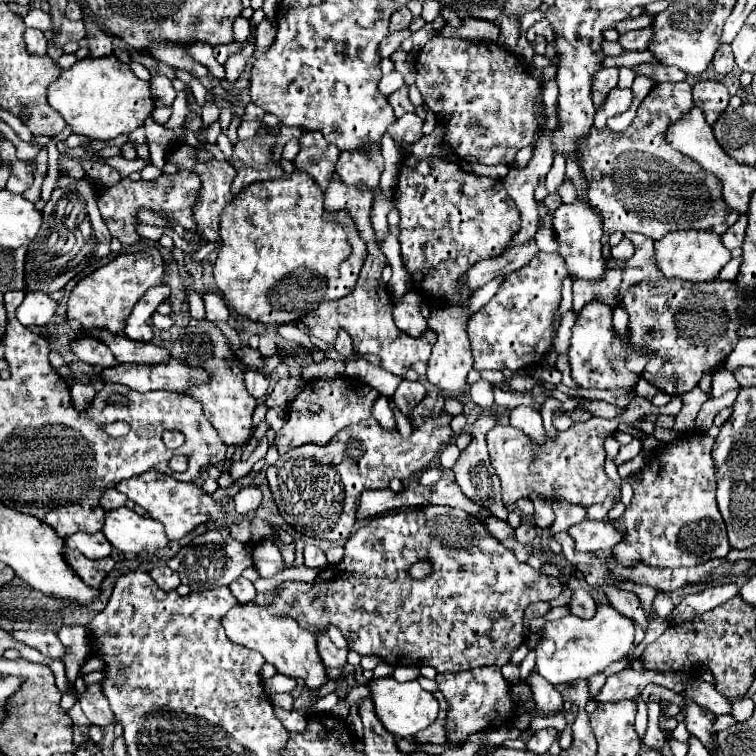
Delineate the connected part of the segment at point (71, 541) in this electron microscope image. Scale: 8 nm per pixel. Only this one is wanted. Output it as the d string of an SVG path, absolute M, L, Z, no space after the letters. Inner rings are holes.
M99 531L99 533L73 533L73 535L67 535L63 537L63 541L67 543L69 549L77 549L81 551L87 559L103 559L103 557L109 557L113 547L111 543L107 543L107 537Z

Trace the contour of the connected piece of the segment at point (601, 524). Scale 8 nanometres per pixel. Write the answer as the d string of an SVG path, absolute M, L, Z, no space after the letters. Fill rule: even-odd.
M587 521L573 525L567 529L567 533L575 541L575 551L597 551L605 549L607 553L615 543L619 543L619 531L613 529L613 523L605 521Z

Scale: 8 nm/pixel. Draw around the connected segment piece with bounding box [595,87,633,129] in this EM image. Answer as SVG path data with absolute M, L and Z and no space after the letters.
M611 89L611 95L607 95L607 103L603 105L603 111L595 113L595 127L605 129L605 121L609 117L615 117L623 111L627 111L633 103L633 91L631 89Z

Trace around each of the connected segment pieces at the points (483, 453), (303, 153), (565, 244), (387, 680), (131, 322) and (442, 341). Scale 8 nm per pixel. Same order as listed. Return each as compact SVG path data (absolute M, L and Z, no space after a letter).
M497 409L493 411L485 411L481 413L475 421L473 421L473 429L471 429L471 443L461 451L453 473L455 473L455 481L459 483L459 487L463 489L463 493L473 499L475 503L481 503L483 507L487 507L489 511L493 511L499 519L507 519L507 509L501 501L501 487L499 487L499 479L495 479L495 473L491 471L491 463L489 463L489 453L487 453L487 445L485 445L485 435L495 427L499 415Z
M319 131L305 133L299 139L299 145L301 149L293 159L295 169L309 173L315 179L315 183L325 191L341 151L335 145L331 145Z
M579 197L569 205L561 203L553 213L553 231L559 243L559 255L563 255L571 275L581 277L581 279L601 279L603 277L605 273L605 259L601 255L603 225L601 225L601 215L589 203L581 201Z
M379 677L369 681L369 691L375 705L375 715L379 717L383 727L395 737L413 737L437 719L437 711L439 711L437 699L429 691L421 689L417 681L397 683L393 677Z
M161 283L157 287L151 287L143 299L133 307L131 315L127 317L124 329L125 335L135 341L151 341L153 337L153 327L151 327L151 315L157 311L157 307L169 297L171 287L167 283Z
M497 277L497 279L491 279L487 285L483 285L481 289L477 289L469 301L469 305L465 307L455 307L455 305L435 305L435 307L427 307L423 305L421 313L423 317L427 319L429 327L437 333L437 343L433 347L433 353L431 353L431 359L427 363L427 381L437 387L439 391L443 391L447 397L453 397L453 399L463 399L467 397L465 391L467 391L467 373L471 371L473 367L473 359L471 359L471 351L469 351L469 339L467 339L467 319L479 311L497 291L499 291L499 285L503 283L505 277Z

